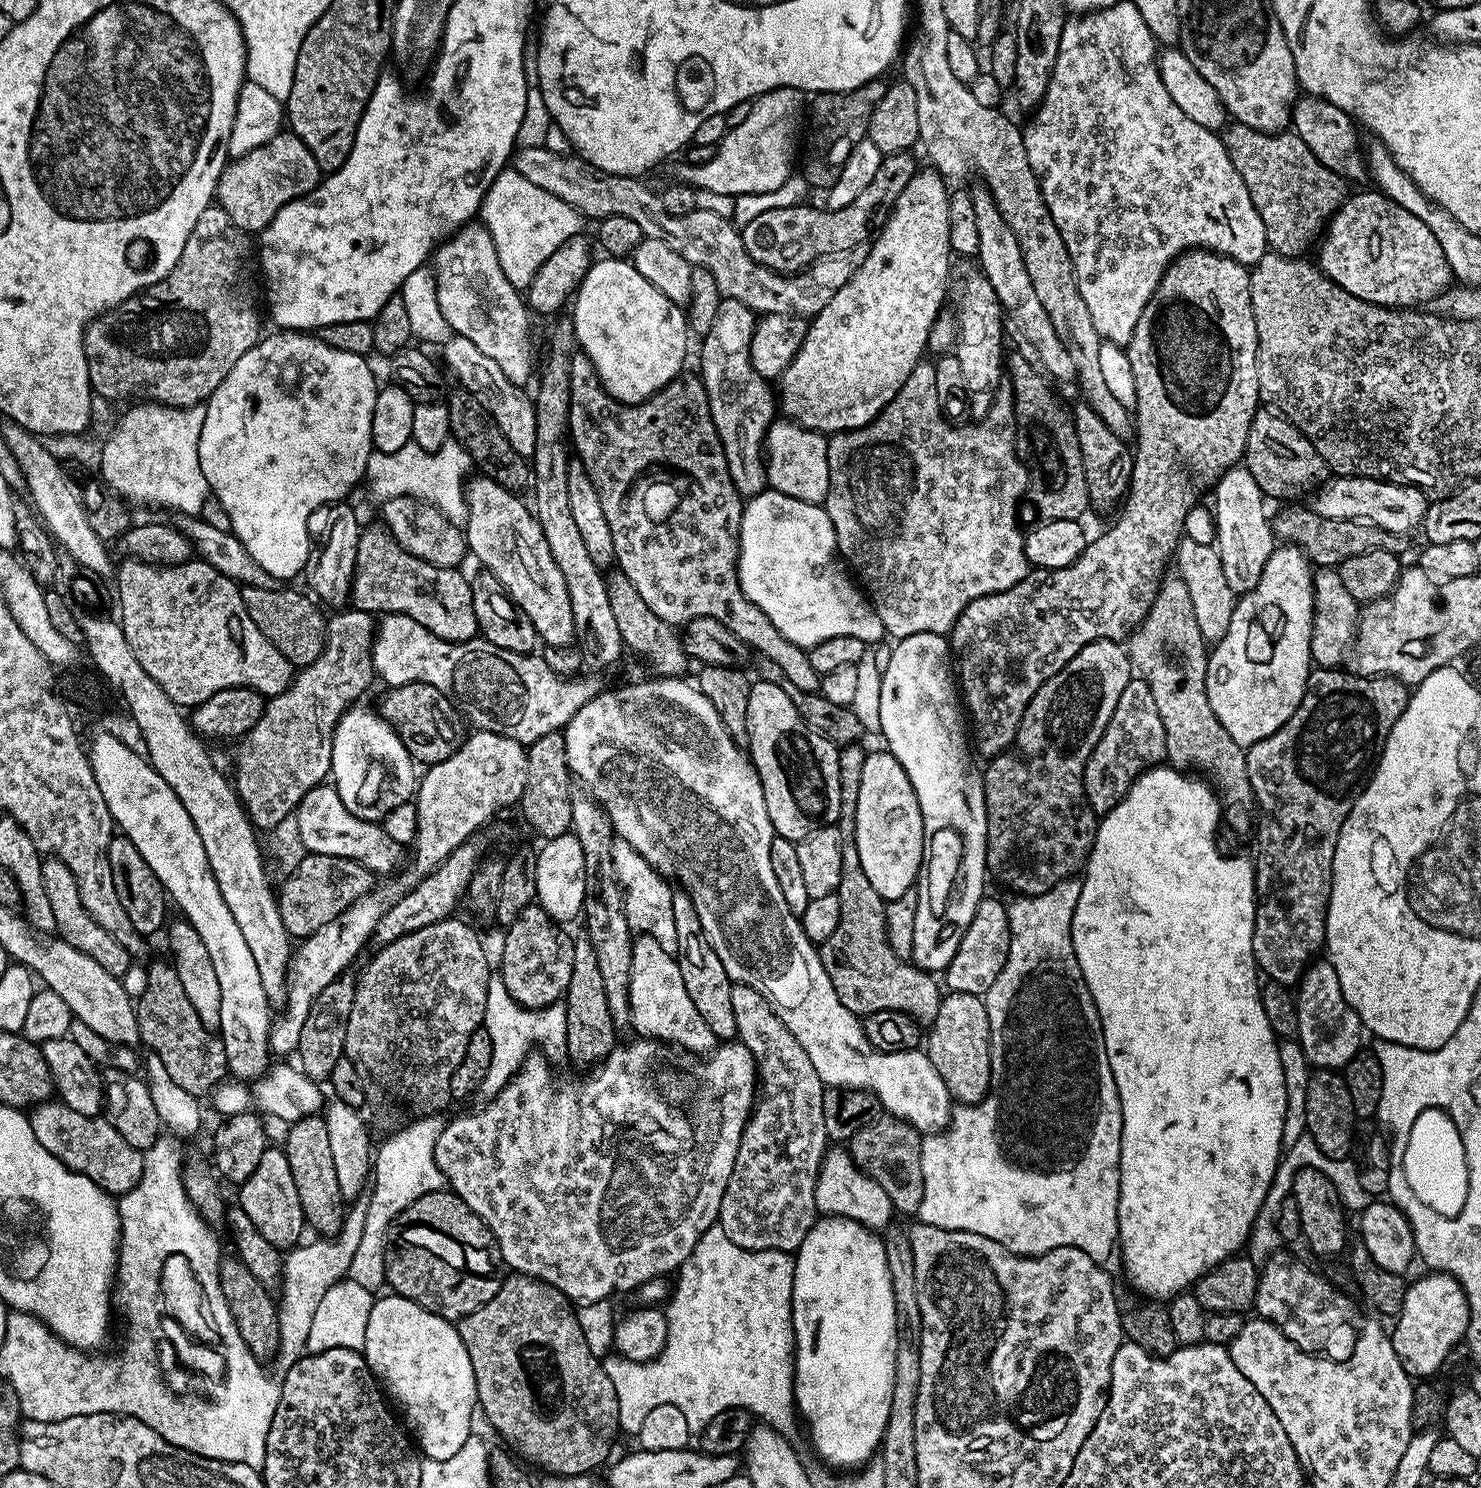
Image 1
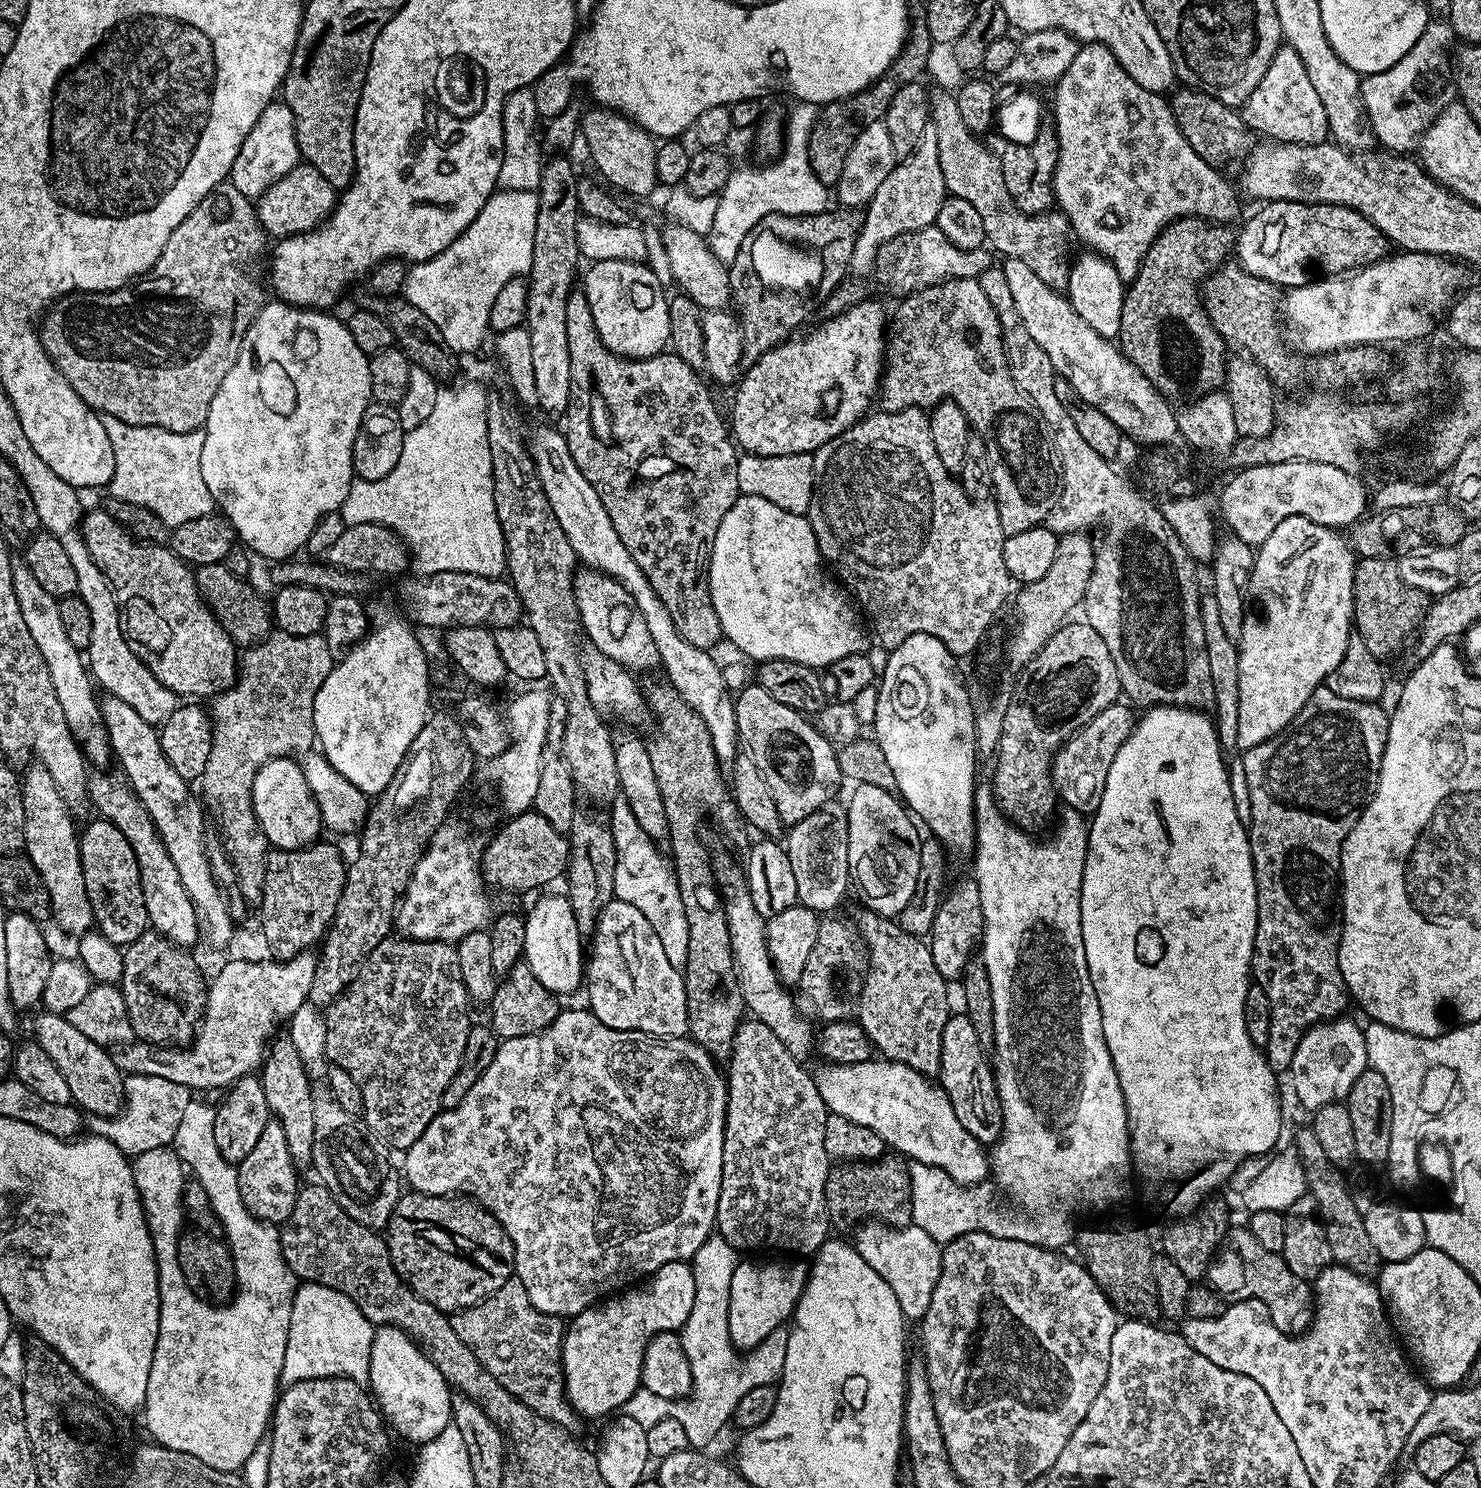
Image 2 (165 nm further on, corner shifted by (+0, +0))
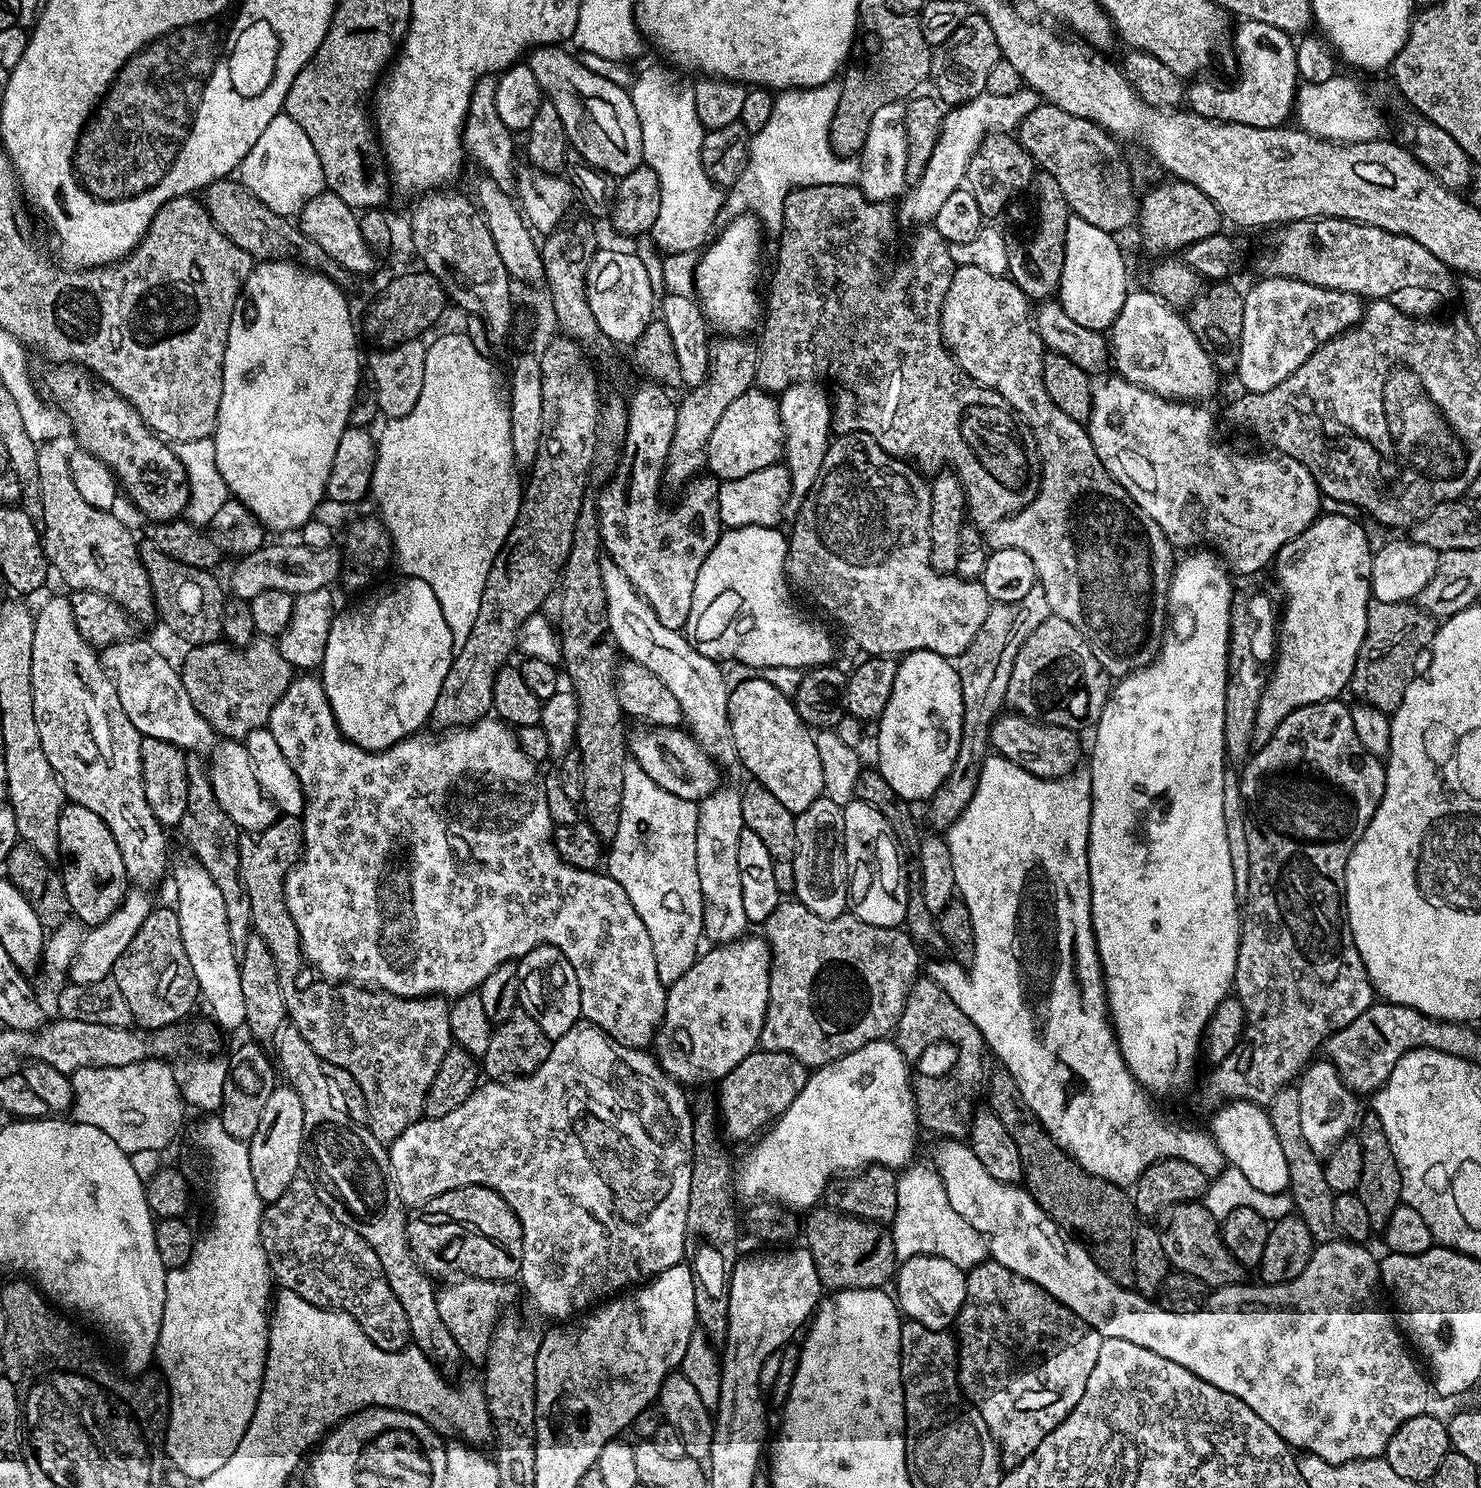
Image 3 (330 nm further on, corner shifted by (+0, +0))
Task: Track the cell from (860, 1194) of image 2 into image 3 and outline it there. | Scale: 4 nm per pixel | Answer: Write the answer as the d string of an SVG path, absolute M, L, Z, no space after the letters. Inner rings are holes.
M817 1206L807 1216L808 1221L802 1224L803 1243L818 1266L818 1278L825 1289L884 1288L887 1280L889 1283L895 1277L898 1261L891 1231L885 1225L845 1216L831 1206Z

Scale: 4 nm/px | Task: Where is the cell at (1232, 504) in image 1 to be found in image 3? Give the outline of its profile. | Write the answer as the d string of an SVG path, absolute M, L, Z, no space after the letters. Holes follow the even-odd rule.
M1147 290L1129 291L1110 329L1110 354L1119 375L1167 400L1204 402L1216 392L1216 367L1202 342L1194 338L1187 319L1161 296Z

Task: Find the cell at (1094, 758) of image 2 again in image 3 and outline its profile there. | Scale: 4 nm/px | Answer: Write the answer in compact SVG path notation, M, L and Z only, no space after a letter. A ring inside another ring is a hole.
M1011 710L999 715L989 730L991 747L1010 762L1022 766L1030 774L1047 780L1069 776L1080 764L1080 740L1076 728L1063 728L1057 724L1040 724Z

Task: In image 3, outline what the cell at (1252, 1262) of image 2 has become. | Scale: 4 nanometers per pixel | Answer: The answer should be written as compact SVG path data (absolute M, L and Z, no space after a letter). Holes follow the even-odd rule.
M1203 1203L1173 1204L1167 1212L1163 1217L1164 1225L1159 1225L1158 1231L1162 1238L1162 1250L1166 1250L1166 1258L1175 1271L1198 1278L1212 1290L1238 1284L1245 1279L1245 1266L1232 1256L1223 1242L1221 1221Z

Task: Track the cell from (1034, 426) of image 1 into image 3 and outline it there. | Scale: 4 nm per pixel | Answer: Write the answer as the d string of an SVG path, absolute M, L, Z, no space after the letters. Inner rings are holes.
M819 184L792 190L791 194L784 199L784 225L780 227L778 233L780 249L776 252L776 281L772 284L772 293L766 296L768 325L764 328L764 348L762 344L756 361L756 384L763 391L780 394L791 384L797 383L803 372L808 372L811 368L824 368L829 360L828 368L836 375L836 392L834 390L832 410L835 431L840 434L845 432L870 434L890 455L899 456L909 462L915 461L925 473L936 471L939 473L941 471L939 468L943 466L945 460L953 468L949 469L964 487L966 512L971 523L981 530L987 530L995 524L1002 523L1006 517L1021 512L1026 506L1030 506L1030 502L1034 502L1034 498L1040 493L1042 463L1040 452L1036 448L1036 439L1031 428L1013 412L1006 398L1002 398L1002 394L998 394L994 389L982 386L973 376L962 371L940 336L940 308L944 305L948 287L958 267L952 258L950 246L944 241L942 234L938 234L934 226L921 227L915 233L917 236L912 240L912 249L909 250L908 257L888 277L880 276L879 260L884 256L884 244L891 242L896 228L898 229L897 213L891 203L867 200L859 187L851 184Z

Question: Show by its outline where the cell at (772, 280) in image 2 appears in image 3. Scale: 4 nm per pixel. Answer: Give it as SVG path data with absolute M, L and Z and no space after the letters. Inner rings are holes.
M724 338L720 345L713 347L708 361L708 374L697 388L688 388L688 397L684 401L679 401L676 409L676 426L672 431L672 442L668 451L668 458L664 462L663 483L687 485L705 467L708 455L708 439L710 434L714 434L714 426L718 426L718 421L722 419L722 414L742 394L746 394L748 389L756 384L756 361L758 359L757 345L752 345L748 338Z

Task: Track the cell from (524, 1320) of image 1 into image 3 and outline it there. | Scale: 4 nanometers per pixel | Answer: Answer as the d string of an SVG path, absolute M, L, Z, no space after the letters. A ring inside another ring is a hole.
M456 1278L445 1284L448 1285L441 1287L436 1293L438 1314L442 1317L442 1322L446 1322L446 1330L454 1334L454 1342L458 1342L461 1357L465 1361L483 1361L492 1344L492 1333L502 1316L500 1304L515 1302L517 1285L502 1280L475 1278Z

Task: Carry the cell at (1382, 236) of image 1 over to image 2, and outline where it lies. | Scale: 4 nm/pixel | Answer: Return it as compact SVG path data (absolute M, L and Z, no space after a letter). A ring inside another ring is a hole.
M1269 200L1244 224L1241 232L1234 236L1234 260L1246 269L1254 278L1262 278L1275 284L1277 289L1287 290L1326 276L1339 276L1365 268L1368 264L1377 264L1390 252L1390 241L1366 219L1361 212L1346 206L1333 204L1303 204L1289 200Z

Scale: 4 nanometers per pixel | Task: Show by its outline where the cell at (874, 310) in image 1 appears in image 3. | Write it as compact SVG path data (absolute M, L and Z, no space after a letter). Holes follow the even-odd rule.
M753 386L723 412L718 426L714 426L714 434L708 439L707 471L721 482L746 478L746 474L754 474L754 470L762 470L781 459L783 438L777 397Z

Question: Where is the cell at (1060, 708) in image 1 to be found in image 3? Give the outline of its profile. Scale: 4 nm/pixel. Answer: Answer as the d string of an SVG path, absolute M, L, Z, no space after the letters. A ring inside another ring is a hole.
M1051 615L1026 640L1018 650L1010 675L1007 707L1021 716L1040 724L1057 724L1063 728L1076 728L1080 724L1095 726L1110 695L1110 677L1098 662L1088 640L1069 620Z

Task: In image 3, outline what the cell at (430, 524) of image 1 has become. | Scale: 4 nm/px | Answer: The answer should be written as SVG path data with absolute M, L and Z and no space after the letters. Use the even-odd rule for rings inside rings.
M265 544L253 554L241 557L230 578L230 586L237 599L251 601L266 590L289 592L293 598L335 585L342 574L342 556L335 547L307 548L305 544Z

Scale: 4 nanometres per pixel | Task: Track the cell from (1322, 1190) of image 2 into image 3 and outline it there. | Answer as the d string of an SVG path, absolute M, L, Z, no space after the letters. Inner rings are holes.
M1289 1086L1278 1090L1274 1098L1266 1106L1270 1126L1274 1126L1274 1134L1278 1134L1278 1143L1282 1146L1282 1154L1286 1158L1286 1166L1290 1166L1290 1182L1288 1192L1291 1193L1295 1211L1301 1220L1306 1222L1313 1241L1323 1242L1337 1239L1338 1233L1334 1222L1334 1193L1326 1183L1324 1160L1310 1150L1306 1138L1302 1134L1302 1117L1298 1103L1298 1087Z

